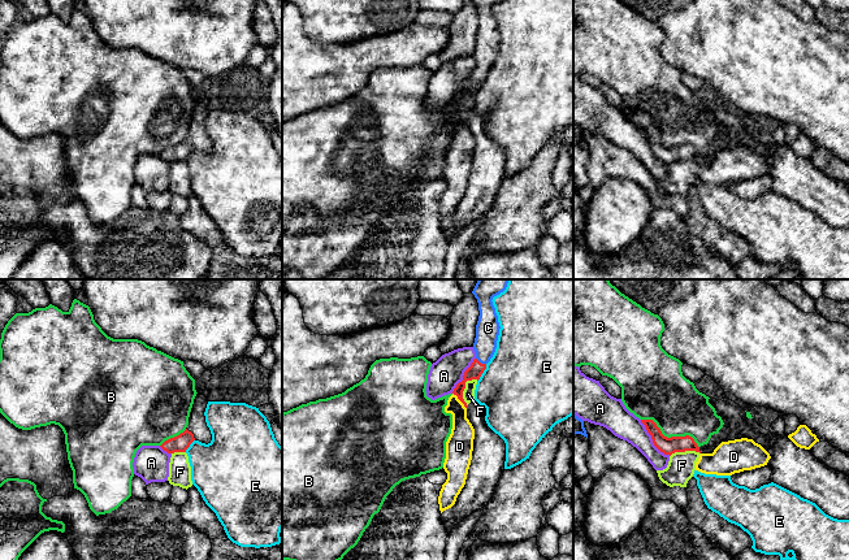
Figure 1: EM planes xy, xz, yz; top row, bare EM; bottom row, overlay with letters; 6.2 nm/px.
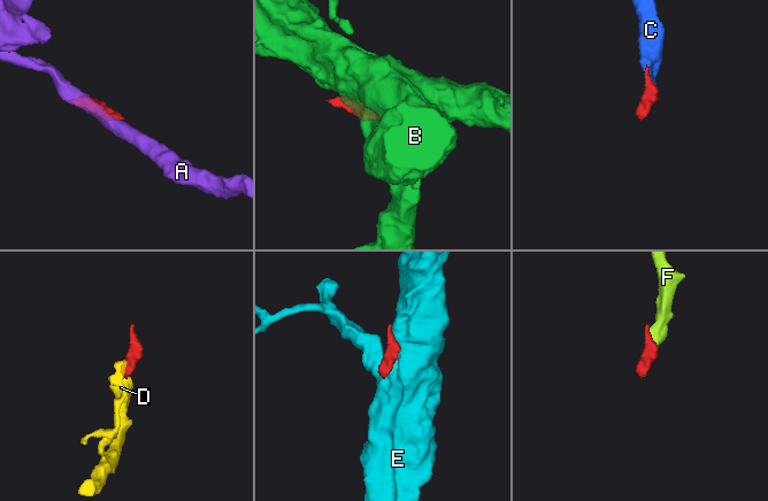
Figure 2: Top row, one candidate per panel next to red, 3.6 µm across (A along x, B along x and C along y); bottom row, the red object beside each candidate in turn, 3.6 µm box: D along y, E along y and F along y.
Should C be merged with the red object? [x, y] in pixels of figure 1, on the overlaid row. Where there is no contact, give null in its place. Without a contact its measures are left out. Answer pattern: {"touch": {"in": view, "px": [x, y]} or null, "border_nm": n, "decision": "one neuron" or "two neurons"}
{"touch": {"in": "xz", "px": [480, 363]}, "border_nm": 80, "decision": "one neuron"}

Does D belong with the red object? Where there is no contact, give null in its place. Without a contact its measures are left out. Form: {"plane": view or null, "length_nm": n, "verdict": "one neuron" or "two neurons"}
{"plane": "xz", "length_nm": 130, "verdict": "two neurons"}

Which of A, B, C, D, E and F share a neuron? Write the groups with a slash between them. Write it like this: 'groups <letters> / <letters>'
groups A / B / C / D F / E

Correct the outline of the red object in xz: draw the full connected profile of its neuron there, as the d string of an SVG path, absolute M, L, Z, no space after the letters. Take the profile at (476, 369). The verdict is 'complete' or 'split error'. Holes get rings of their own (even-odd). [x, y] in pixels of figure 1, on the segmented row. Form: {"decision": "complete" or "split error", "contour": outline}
{"decision": "split error", "contour": "M478 279L472 291L477 299L480 311L478 321L476 325L476 338L473 343L476 359L464 372L463 381L459 382L452 391L452 394L458 396L465 408L468 407L463 399L465 382L472 379L478 381L486 369L486 364L490 361L495 352L501 326L491 300L494 296L506 290L507 283L508 279Z"}

